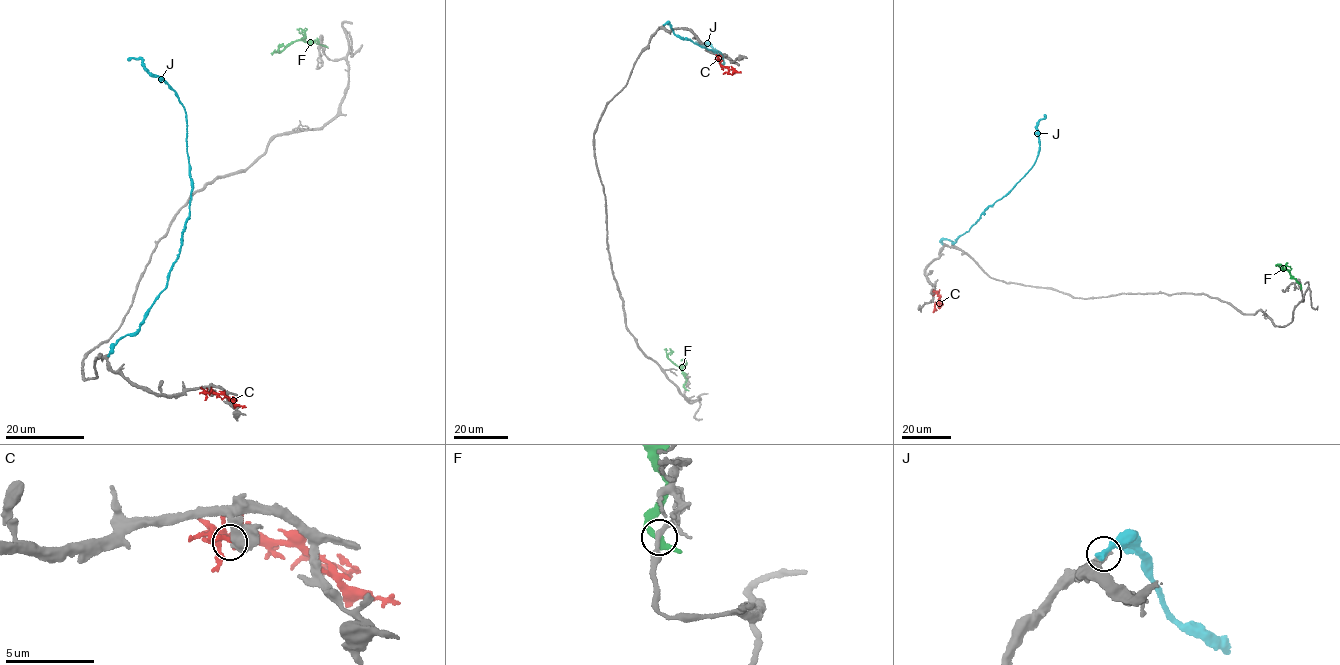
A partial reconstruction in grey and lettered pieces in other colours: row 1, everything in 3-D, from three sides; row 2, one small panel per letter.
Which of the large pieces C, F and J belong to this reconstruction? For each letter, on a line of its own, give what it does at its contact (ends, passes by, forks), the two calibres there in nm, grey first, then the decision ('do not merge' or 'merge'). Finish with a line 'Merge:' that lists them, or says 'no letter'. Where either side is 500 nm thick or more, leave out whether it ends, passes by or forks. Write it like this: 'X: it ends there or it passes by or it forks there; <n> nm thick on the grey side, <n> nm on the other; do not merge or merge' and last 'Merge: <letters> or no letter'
C: it ends there; 480 nm thick on the grey side, 240 nm on the other; do not merge
F: it passes by; 260 nm thick on the grey side, 240 nm on the other; do not merge
J: it ends there; 440 nm thick on the grey side, 400 nm on the other; do not merge
Merge: no letter

